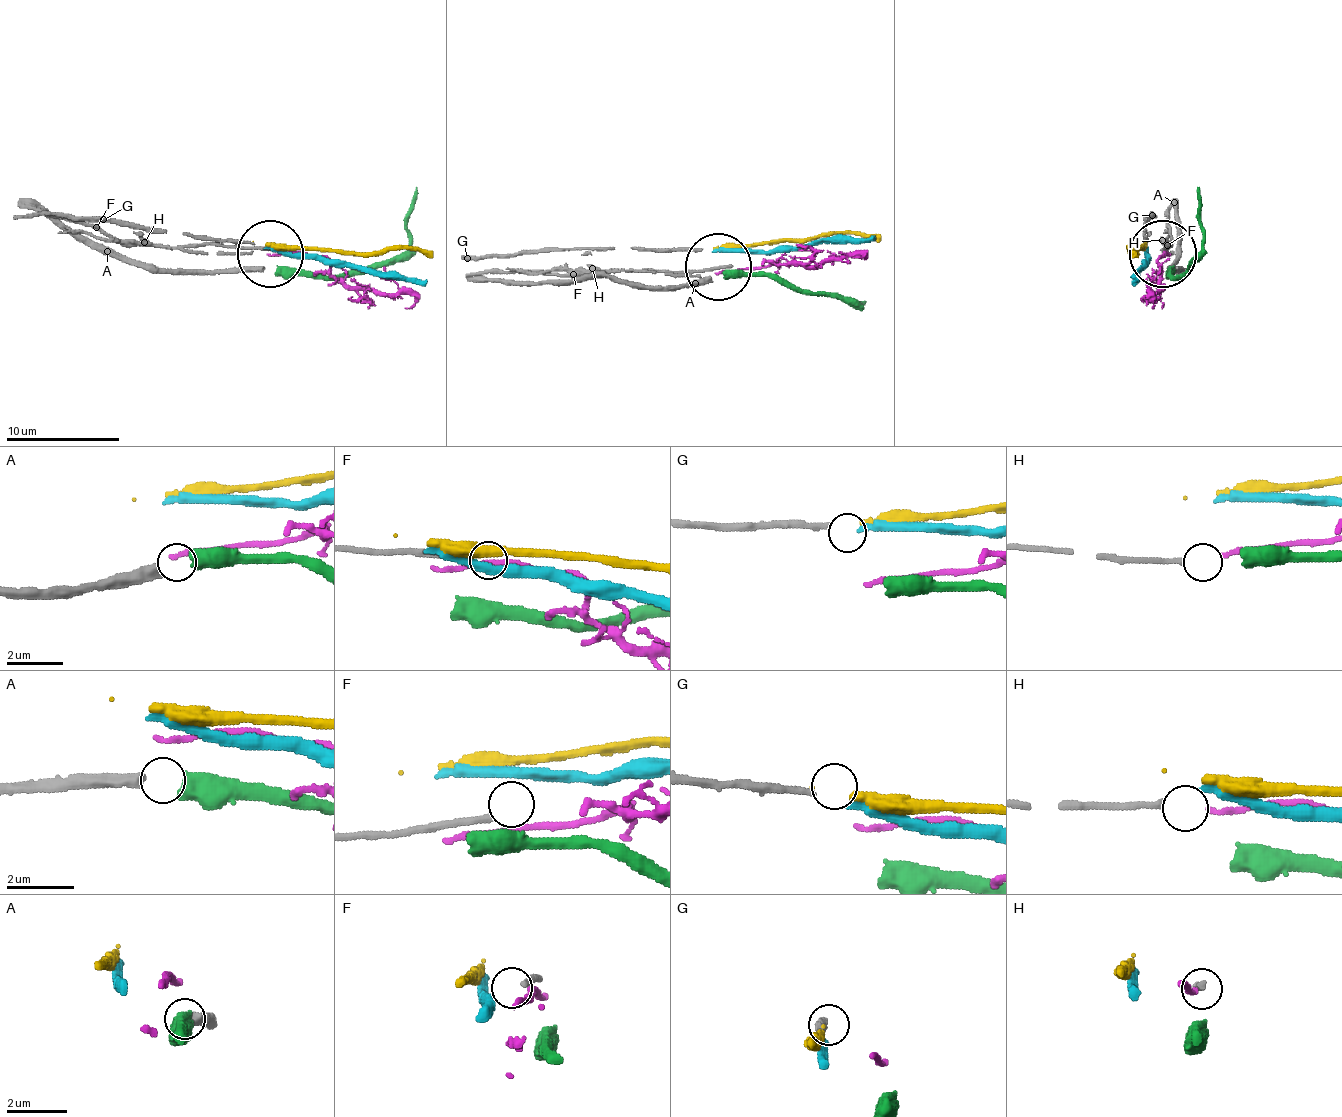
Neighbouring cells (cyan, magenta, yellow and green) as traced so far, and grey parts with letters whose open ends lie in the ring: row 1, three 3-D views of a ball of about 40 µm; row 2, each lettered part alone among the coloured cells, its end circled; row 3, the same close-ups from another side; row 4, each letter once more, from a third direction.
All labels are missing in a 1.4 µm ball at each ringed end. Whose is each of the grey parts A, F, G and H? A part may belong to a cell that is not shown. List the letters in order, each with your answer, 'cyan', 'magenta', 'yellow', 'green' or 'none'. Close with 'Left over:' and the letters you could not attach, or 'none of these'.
A: green
F: none
G: yellow
H: magenta
Left over: F

